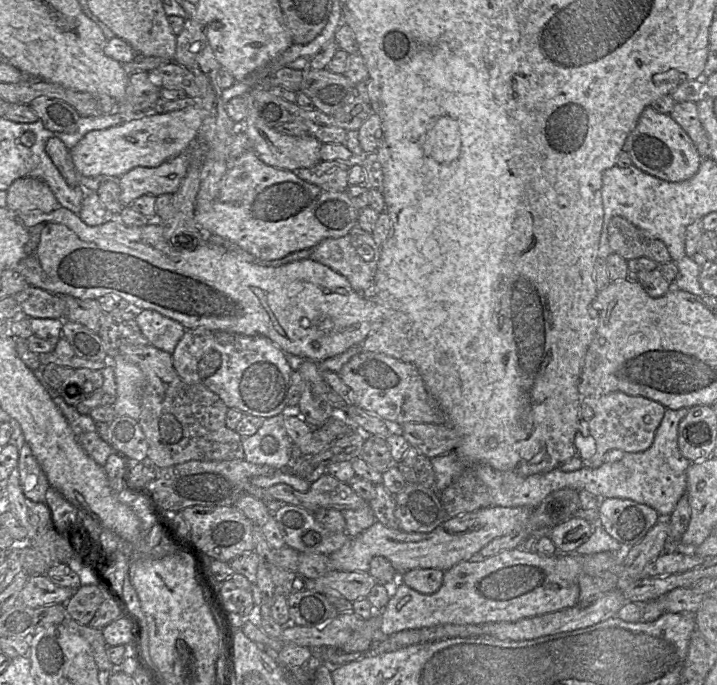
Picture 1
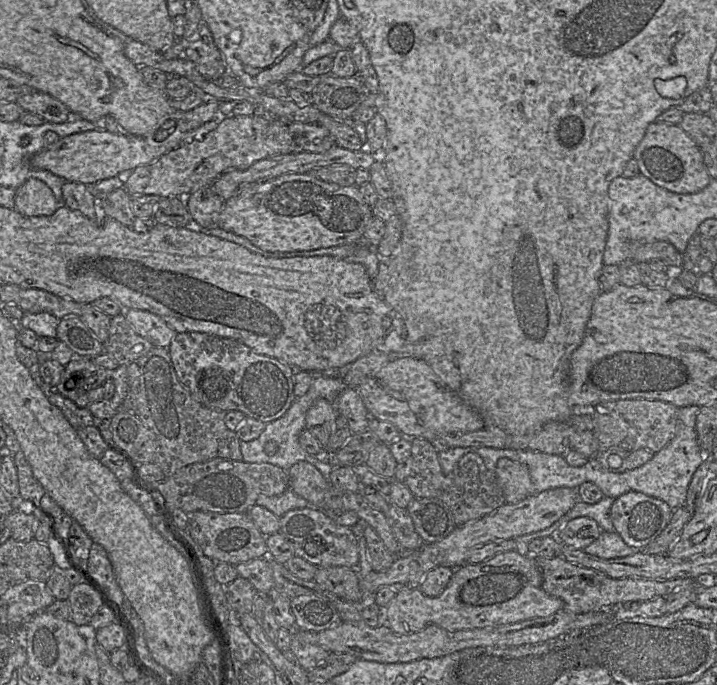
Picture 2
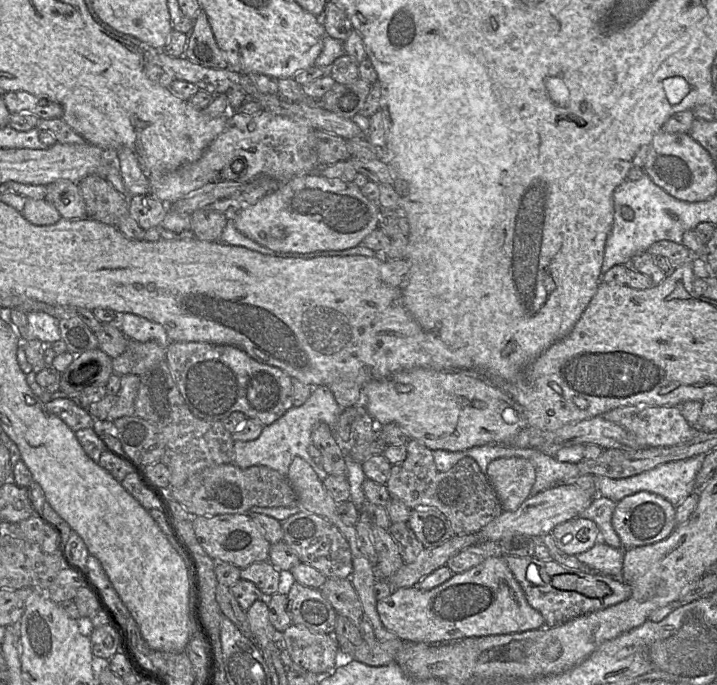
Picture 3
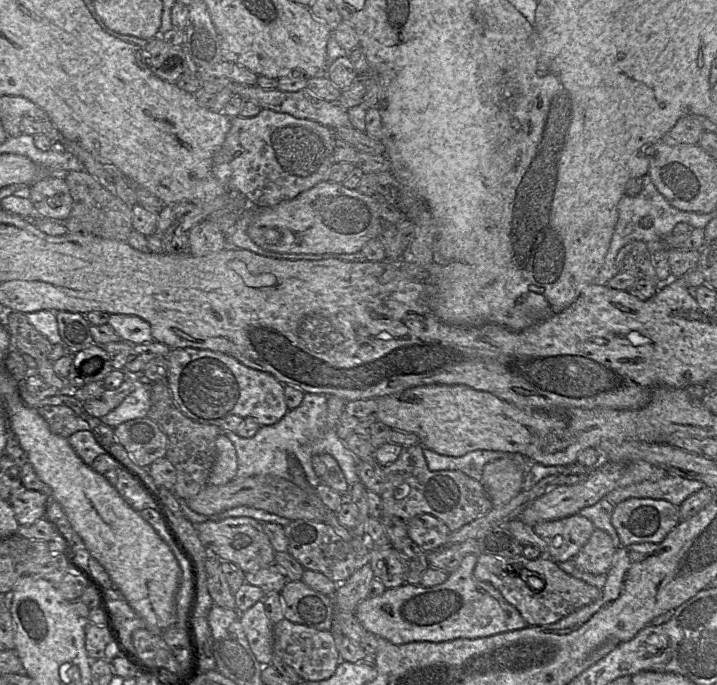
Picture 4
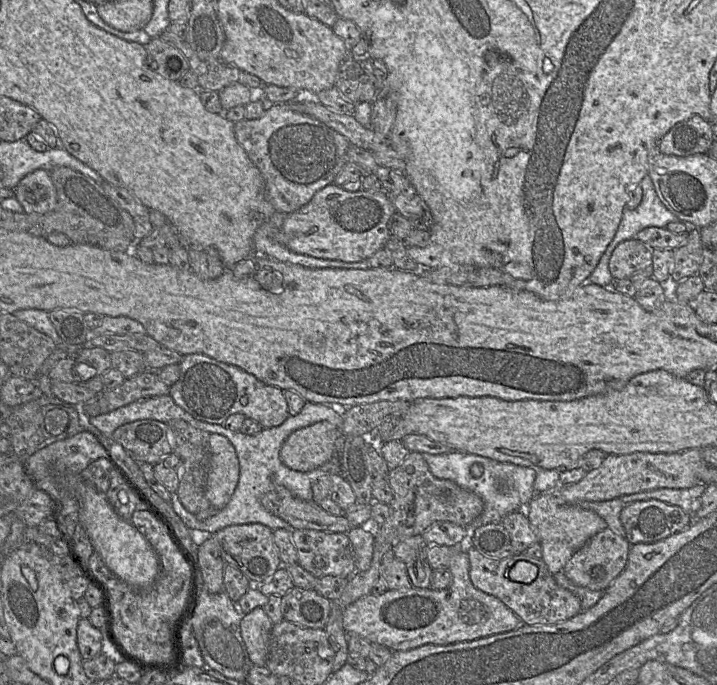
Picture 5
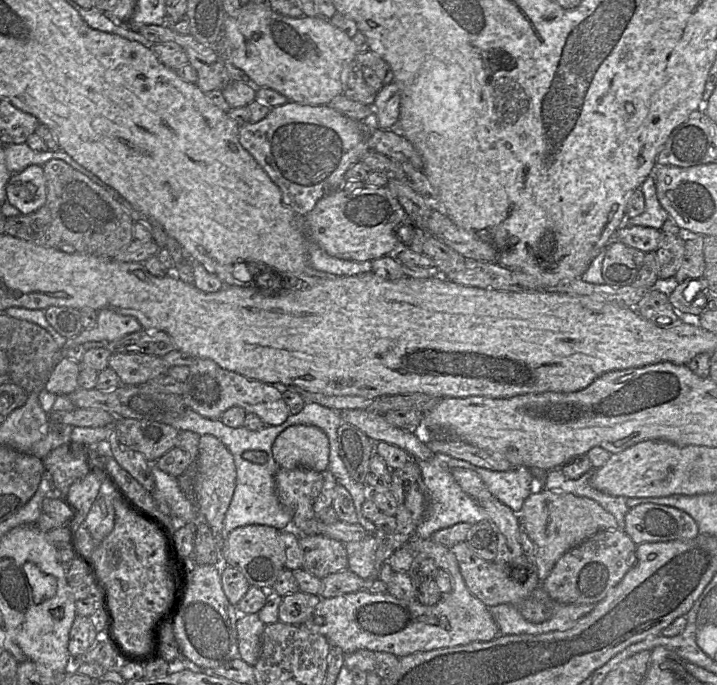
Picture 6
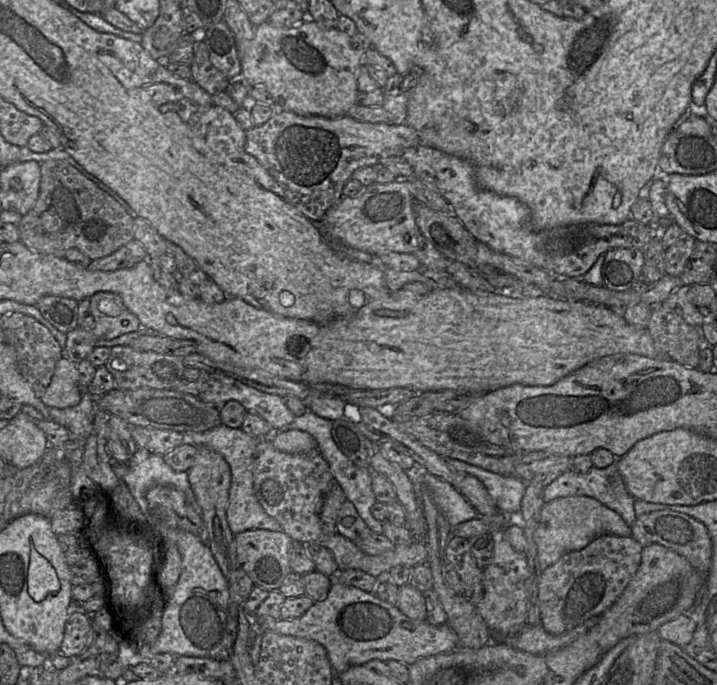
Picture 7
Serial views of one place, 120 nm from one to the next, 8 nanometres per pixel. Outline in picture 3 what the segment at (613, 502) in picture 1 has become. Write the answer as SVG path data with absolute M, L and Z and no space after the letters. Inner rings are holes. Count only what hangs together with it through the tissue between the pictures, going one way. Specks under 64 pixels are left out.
M640 491L616 502L611 523L623 549L650 545L666 539L675 530L675 506L660 495Z

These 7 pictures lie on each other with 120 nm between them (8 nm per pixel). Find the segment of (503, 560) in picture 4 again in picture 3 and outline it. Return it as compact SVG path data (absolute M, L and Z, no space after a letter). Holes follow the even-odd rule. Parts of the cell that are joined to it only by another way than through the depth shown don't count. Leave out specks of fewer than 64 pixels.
M501 556L510 569L516 581L522 586L526 600L542 616L542 627L555 625L566 620L607 608L626 600L631 594L628 584L619 578L589 571L582 572L577 568L570 568L561 565L554 560L543 561L531 556ZM574 573L588 580L599 580L607 584L609 593L600 598L587 597L576 591L560 590L551 586L551 579L557 574Z

